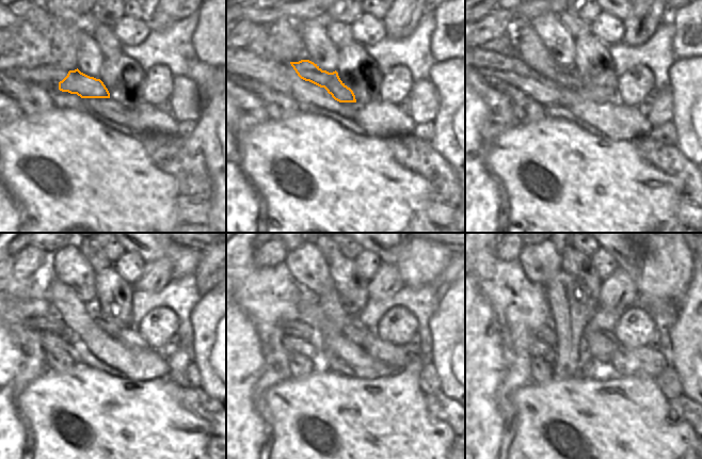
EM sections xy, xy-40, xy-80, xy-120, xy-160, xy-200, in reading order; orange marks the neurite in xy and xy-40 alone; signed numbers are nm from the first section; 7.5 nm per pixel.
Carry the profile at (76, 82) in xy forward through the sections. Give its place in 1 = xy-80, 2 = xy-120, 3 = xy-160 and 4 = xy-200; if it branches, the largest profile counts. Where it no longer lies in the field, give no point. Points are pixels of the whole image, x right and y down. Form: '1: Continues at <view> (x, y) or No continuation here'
1: Continues at xy-80 (594, 94)
2: Continues at xy-120 (128, 335)
3: Continues at xy-160 (355, 332)
4: Continues at xy-200 (602, 346)

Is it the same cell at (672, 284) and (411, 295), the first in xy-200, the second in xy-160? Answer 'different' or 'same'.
different

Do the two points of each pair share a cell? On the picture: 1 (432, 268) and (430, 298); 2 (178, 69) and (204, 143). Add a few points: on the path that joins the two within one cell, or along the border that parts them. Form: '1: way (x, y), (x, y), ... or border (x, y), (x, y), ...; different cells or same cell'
1: border (433, 282), (407, 286); different cells
2: border (197, 62), (186, 76); different cells

